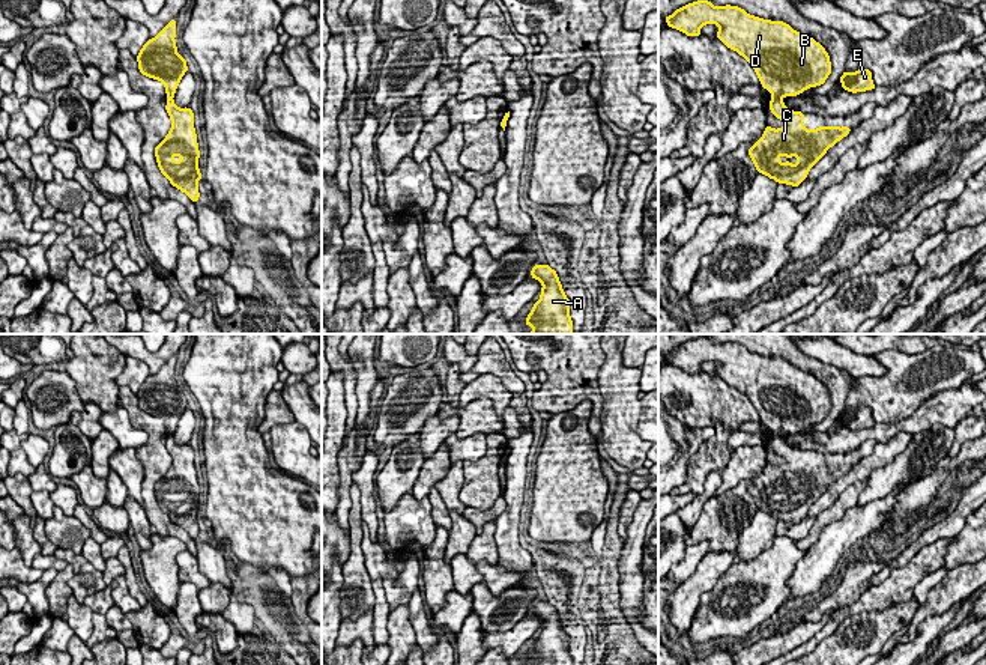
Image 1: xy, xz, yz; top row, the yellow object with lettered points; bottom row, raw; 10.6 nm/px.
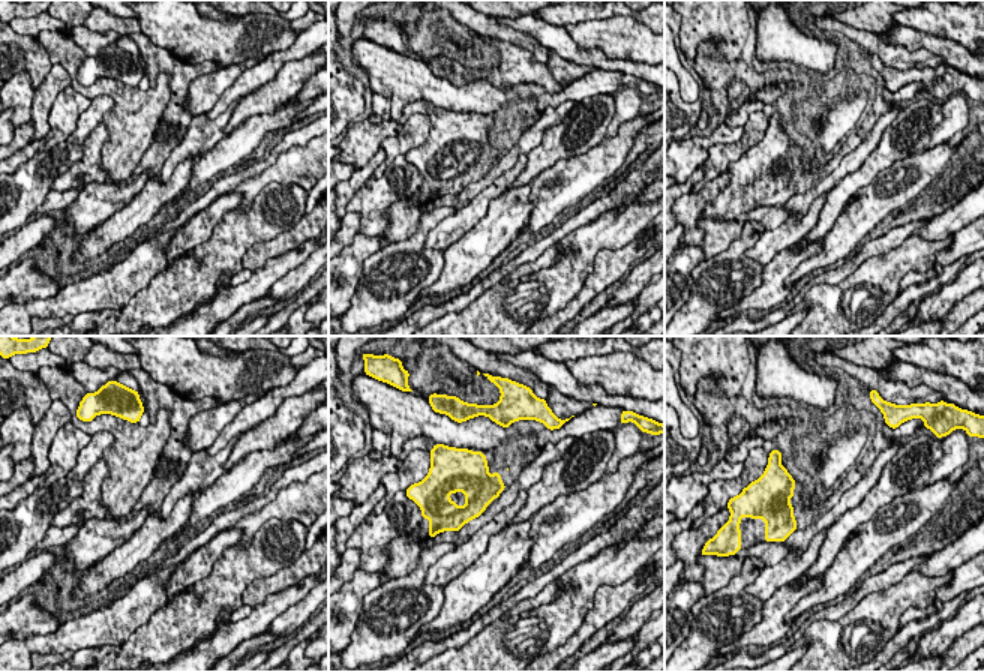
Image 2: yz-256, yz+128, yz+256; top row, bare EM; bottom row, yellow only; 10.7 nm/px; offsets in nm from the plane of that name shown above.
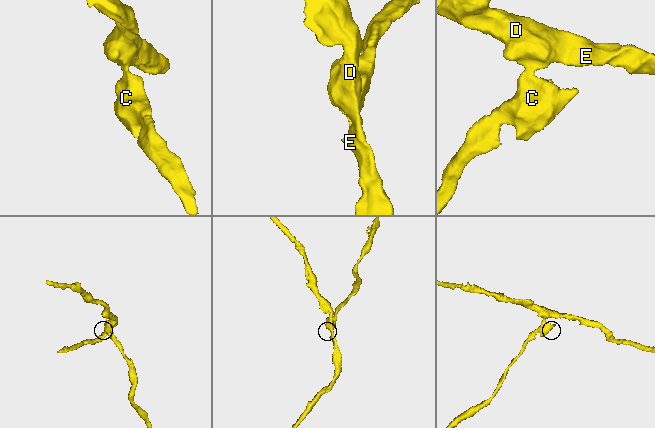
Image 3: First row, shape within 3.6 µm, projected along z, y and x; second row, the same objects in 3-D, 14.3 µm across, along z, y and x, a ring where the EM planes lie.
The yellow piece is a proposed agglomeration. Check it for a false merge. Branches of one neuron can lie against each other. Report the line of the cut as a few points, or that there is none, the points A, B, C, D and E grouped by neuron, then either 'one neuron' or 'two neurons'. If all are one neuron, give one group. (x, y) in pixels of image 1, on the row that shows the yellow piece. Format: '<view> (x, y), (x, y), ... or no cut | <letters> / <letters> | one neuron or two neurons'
yz (773, 97), (780, 100) | A B D E / C | two neurons

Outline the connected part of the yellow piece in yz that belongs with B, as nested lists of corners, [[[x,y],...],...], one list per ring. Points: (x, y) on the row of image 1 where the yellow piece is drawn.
[[[697,0],[676,9],[664,21],[687,36],[702,35],[700,27],[717,24],[718,41],[743,56],[773,98],[797,96],[825,83],[831,62],[813,38],[783,21],[762,20],[738,6],[712,6]]]

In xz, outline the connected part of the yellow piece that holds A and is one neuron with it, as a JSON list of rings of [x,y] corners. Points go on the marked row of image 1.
[[[535,265],[531,271],[534,280],[543,284],[540,301],[534,304],[525,325],[534,328],[529,334],[574,334],[570,317],[571,301],[564,293],[555,269],[549,265]]]

